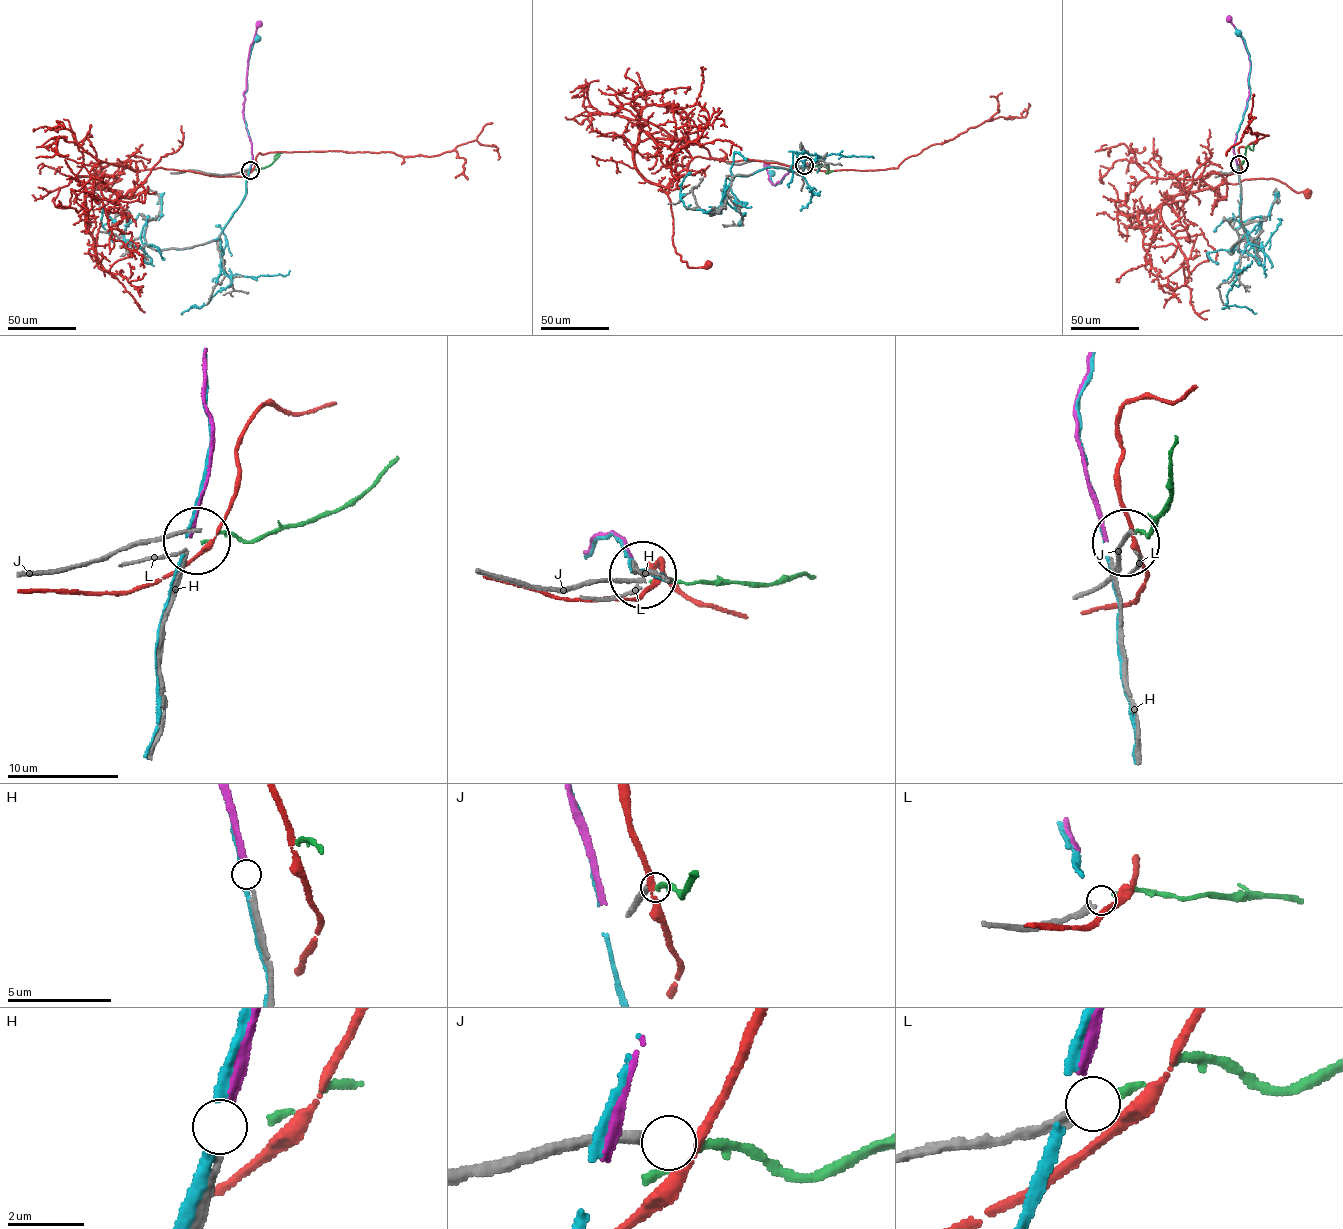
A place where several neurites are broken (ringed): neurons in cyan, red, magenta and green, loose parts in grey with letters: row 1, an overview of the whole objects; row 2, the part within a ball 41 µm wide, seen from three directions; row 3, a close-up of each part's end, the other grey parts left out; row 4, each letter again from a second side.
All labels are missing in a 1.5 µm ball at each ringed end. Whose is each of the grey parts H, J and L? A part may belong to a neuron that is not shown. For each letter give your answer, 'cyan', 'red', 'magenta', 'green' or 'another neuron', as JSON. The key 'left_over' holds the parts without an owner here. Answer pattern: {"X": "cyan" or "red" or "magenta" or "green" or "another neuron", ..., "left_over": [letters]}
{"H": "magenta", "J": "another neuron", "L": "green", "left_over": ["J"]}

